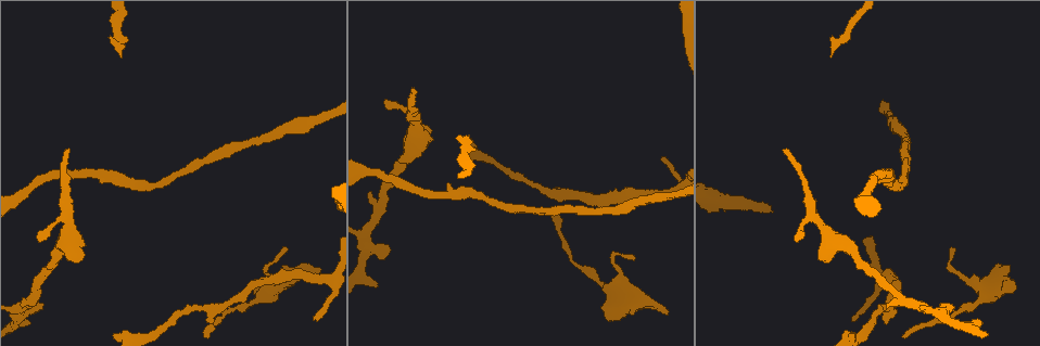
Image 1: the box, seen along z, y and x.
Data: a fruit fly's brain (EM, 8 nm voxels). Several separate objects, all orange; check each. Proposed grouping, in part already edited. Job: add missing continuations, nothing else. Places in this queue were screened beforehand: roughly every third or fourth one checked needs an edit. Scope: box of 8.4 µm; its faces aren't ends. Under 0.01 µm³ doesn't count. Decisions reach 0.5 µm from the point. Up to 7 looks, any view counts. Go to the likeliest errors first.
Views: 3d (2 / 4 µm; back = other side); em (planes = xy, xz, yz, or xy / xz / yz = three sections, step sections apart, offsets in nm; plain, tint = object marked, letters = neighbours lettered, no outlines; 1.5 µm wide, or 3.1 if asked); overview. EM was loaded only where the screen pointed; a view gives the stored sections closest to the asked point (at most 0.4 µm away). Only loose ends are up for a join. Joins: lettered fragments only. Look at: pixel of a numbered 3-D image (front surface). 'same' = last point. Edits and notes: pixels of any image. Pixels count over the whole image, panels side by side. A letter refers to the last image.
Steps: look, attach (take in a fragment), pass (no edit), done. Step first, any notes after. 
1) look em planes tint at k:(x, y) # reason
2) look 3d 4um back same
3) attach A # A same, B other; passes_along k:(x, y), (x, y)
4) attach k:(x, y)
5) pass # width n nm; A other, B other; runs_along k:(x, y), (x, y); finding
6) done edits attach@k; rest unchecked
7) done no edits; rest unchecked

look em yz step 4 letters at 1:(321, 269) # free end

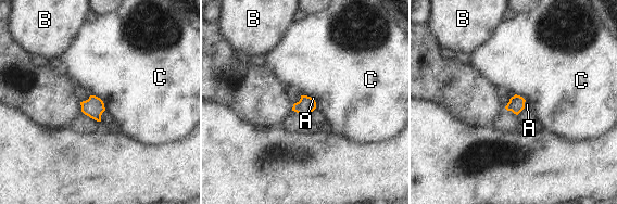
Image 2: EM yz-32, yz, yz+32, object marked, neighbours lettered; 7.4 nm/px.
look em planes letters same

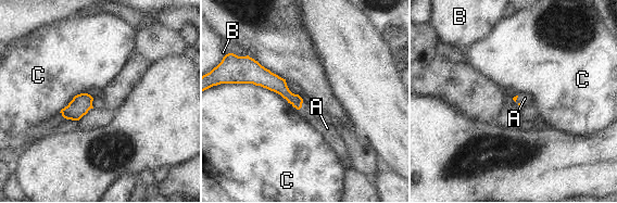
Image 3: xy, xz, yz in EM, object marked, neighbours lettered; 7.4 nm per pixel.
attach A # longest_contact C 500 nm; A same, B other, C other; the neuron continues

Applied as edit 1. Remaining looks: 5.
look em planes tint at 1:(376, 283) # free end

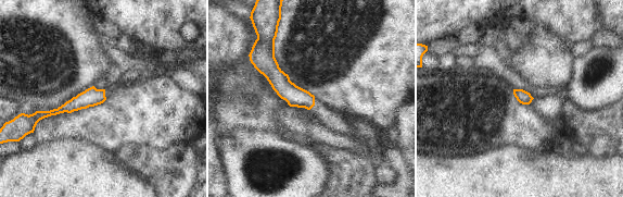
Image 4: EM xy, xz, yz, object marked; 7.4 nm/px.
look em planes letters same

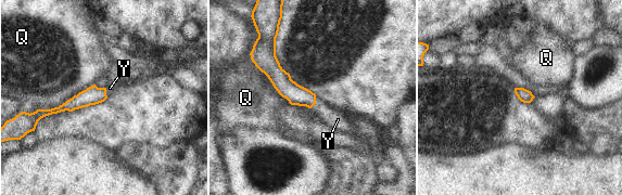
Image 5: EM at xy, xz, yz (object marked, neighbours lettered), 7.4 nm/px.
attach Y # longest_contact Q 480 nm; Q other, Y same; passes_along 5:(296, 94), (315, 102), (338, 119); it goes on there

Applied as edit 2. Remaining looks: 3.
look em planes letters at 1:(68, 149) # tapers out

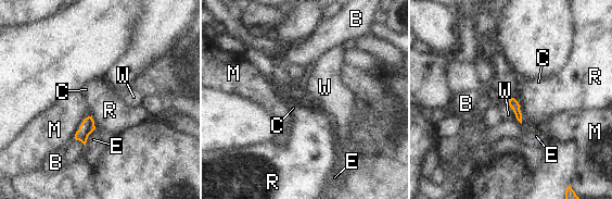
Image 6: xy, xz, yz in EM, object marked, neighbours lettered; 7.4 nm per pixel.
pass # longest_contact M 220 nm; B other, C other, E other, M other, R other, W other; border 6:(508, 99), (508, 104), (517, 119); none of them fits

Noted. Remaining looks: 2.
done edits attach@3, attach@5; rest unchecked

